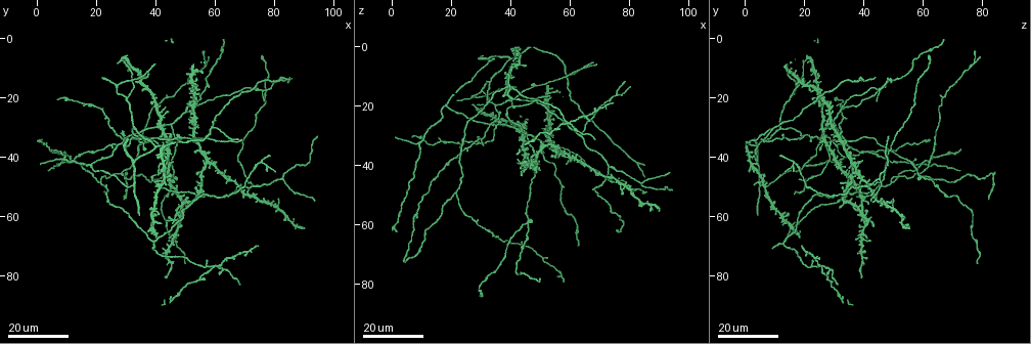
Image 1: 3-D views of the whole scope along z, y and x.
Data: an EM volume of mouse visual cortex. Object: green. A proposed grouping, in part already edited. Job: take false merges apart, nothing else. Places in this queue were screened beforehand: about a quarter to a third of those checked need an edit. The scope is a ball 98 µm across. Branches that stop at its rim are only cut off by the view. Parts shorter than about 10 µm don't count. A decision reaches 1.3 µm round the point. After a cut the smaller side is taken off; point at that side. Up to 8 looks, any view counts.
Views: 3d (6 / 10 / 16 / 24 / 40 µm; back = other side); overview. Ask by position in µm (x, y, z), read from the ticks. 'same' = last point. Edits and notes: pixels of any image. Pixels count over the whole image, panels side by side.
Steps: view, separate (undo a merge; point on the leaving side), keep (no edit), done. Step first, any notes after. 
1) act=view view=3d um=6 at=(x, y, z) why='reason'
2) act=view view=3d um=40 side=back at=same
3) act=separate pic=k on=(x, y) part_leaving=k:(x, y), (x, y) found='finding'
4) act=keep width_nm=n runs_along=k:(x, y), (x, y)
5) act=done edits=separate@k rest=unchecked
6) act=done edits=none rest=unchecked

act=view view=3d um=16 at=(83, 47, 45) why='three-way junction'

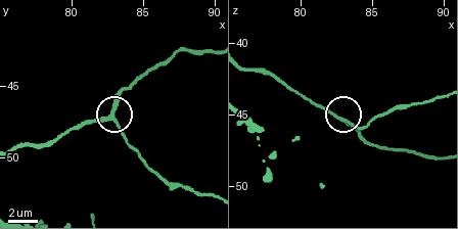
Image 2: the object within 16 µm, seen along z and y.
act=view view=3d um=10 at=(83.0, 47.2, 45.2)

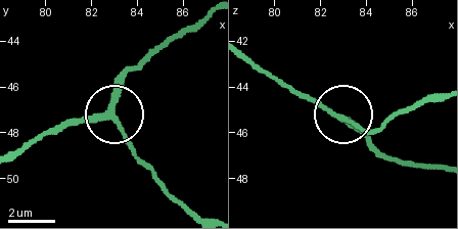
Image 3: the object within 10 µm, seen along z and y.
act=keep side_arm_um=15 arms=3 found='all the same neuron'

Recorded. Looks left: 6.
act=view view=3d um=16 at=(18, 42, 20) why='calibre changes'

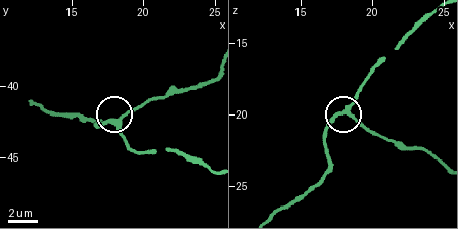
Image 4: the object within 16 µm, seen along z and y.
act=view view=3d um=6 at=(18.8, 42.0, 20.2) why='zoom in'

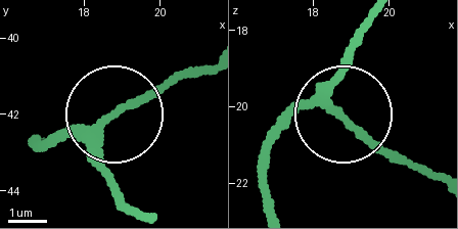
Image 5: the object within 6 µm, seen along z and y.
act=keep runs_along=5:(208, 71), (35, 149) found='all the same neuron'

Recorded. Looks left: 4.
act=view view=3d um=24 at=(21, 48, 49) why='three-way junction'

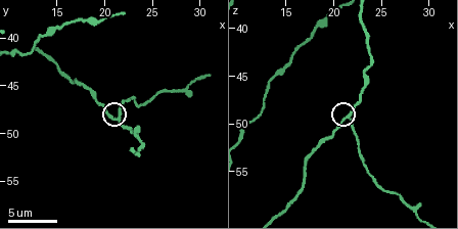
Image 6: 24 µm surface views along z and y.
act=view view=3d um=10 at=(21.4, 48.2, 49.2)

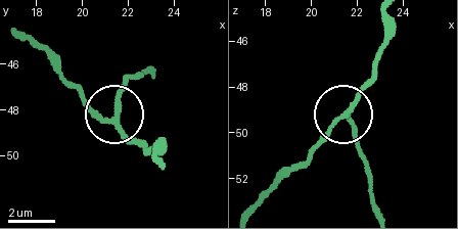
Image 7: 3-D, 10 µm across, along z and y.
act=keep width_nm=200 runs_along=7:(159, 159), (136, 143), (115, 117), (101, 115), (72, 89) found='continuous, no second neuron'

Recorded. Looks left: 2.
act=view view=3d um=16 at=(60, 77, 26) why='looks like a crossing'

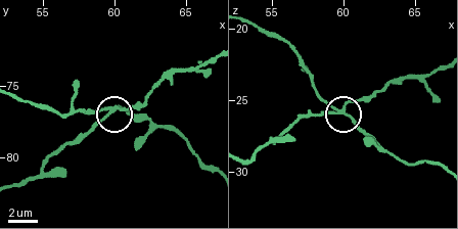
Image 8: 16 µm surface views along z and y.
act=view view=3d um=10 at=(59.6, 76.8, 25.6)

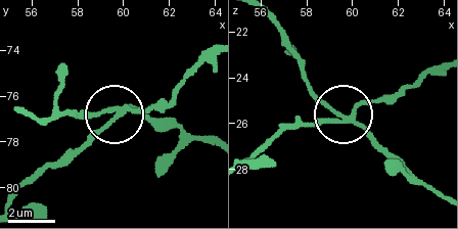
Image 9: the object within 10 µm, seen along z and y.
act=separate pic=9 on=(96, 133) arms=4 part_leaving=9:(119, 110), (80, 143), (39, 167), (17, 190) found='a second neuron is stuck on'

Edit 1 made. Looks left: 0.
act=done edits=separate@9 rest=unchecked

